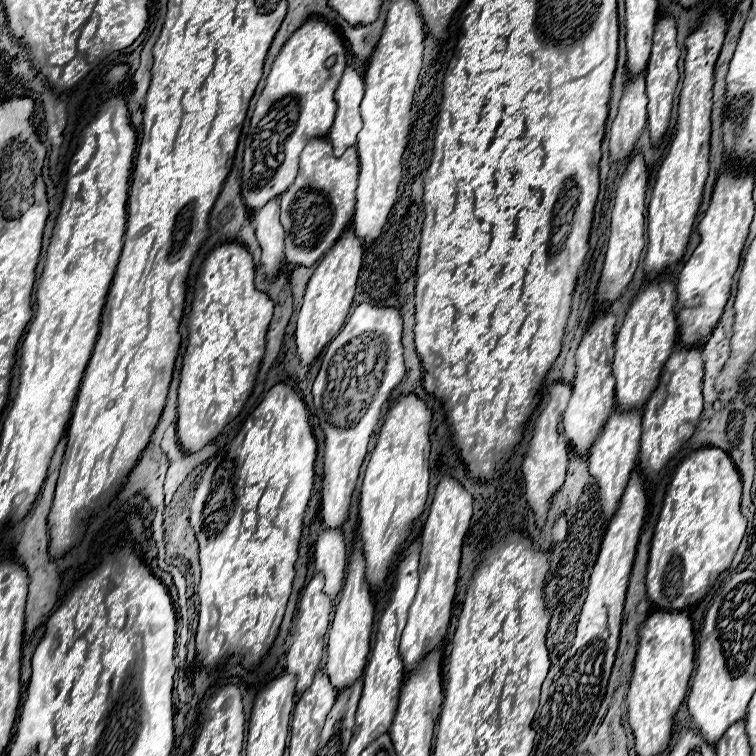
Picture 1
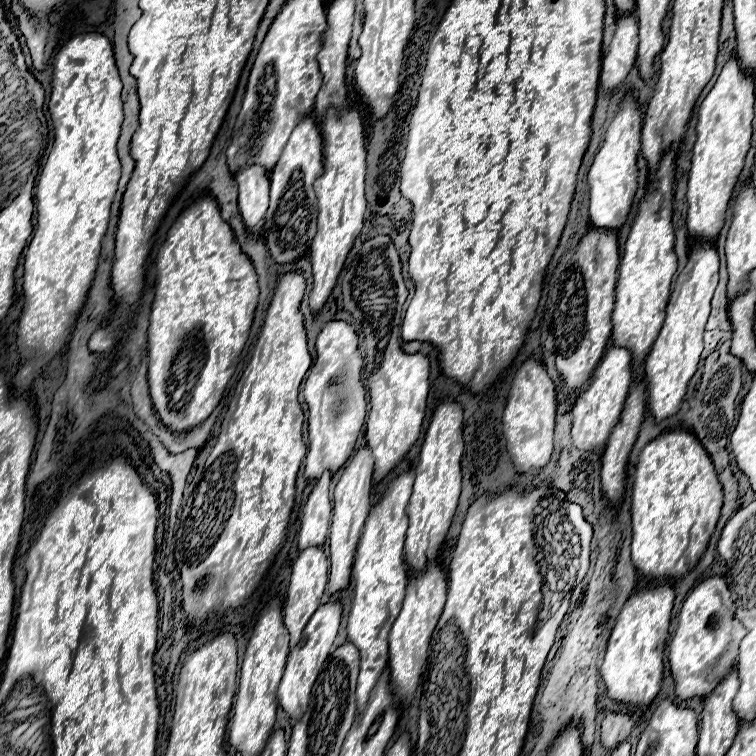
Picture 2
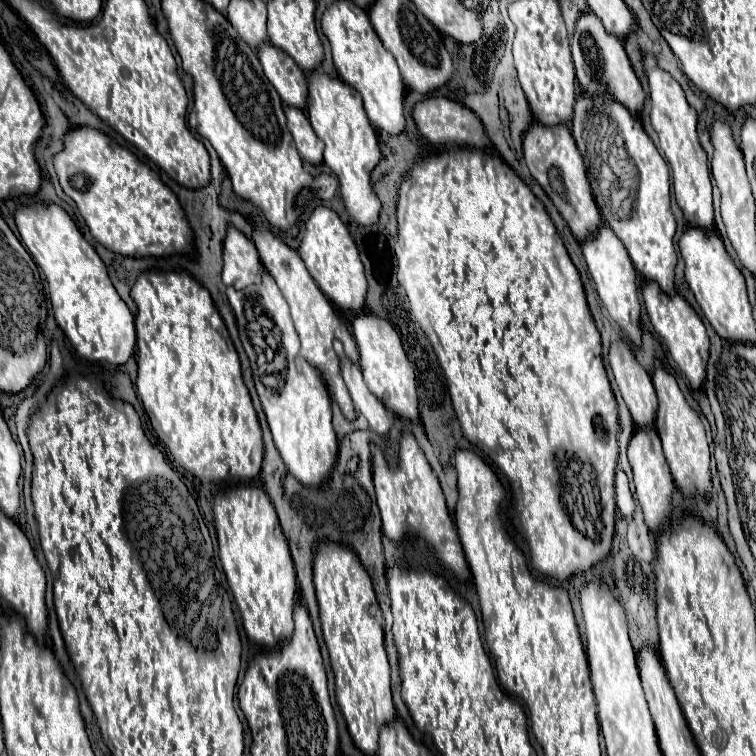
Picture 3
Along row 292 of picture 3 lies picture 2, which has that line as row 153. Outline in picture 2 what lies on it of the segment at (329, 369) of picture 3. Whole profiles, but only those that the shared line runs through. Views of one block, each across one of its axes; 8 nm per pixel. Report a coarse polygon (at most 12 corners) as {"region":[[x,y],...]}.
{"region":[[298,124],[270,174],[262,234],[278,262],[316,236],[322,134]]}

